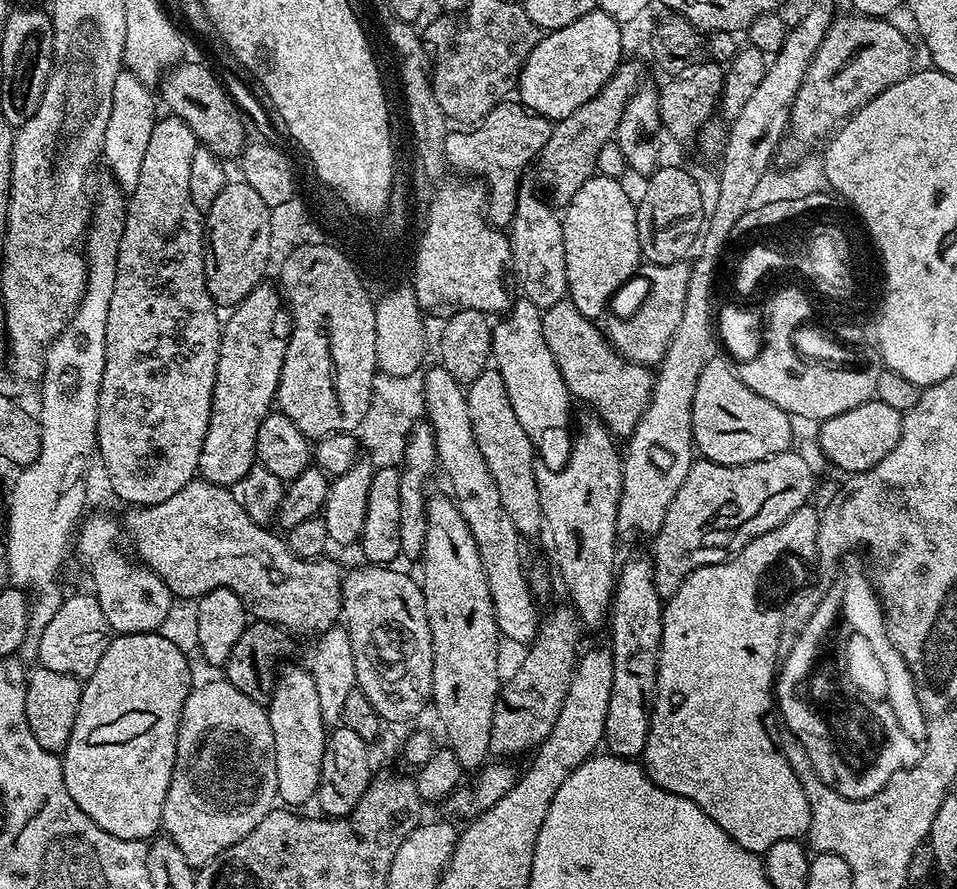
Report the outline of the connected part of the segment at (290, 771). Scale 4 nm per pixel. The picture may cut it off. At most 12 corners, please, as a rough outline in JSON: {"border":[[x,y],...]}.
{"border":[[311,671],[279,673],[266,705],[277,797],[320,790],[326,723]]}

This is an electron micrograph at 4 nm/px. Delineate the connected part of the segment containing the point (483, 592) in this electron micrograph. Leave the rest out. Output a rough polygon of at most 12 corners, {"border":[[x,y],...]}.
{"border":[[428,496],[433,686],[461,769],[489,759],[502,635],[476,539]]}

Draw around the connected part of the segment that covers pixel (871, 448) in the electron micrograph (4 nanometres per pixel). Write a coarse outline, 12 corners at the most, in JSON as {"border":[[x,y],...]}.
{"border":[[873,398],[819,425],[818,444],[844,474],[898,446],[905,413]]}

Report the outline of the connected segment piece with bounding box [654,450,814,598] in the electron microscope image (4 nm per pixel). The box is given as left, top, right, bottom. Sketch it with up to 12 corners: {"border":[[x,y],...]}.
{"border":[[796,450],[697,459],[654,536],[658,594],[811,501]]}

